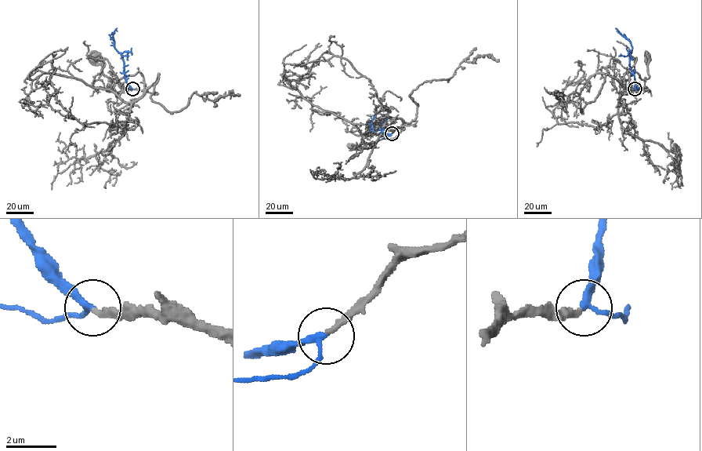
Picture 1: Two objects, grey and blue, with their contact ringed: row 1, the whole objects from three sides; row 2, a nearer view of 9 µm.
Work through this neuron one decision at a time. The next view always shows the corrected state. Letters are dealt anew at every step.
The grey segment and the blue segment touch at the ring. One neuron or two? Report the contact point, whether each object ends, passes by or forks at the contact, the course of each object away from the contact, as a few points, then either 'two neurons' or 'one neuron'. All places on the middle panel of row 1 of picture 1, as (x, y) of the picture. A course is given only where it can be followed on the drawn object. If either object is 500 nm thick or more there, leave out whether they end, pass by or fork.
at (392, 133); grey ends there; blue passes by; grey runs (391, 133), (403, 124), (403, 127), (394, 138), (381, 140), (370, 147), (352, 147); blue runs (391, 133), (384, 133), (382, 129), (374, 132), (371, 119), (376, 114); one neuron

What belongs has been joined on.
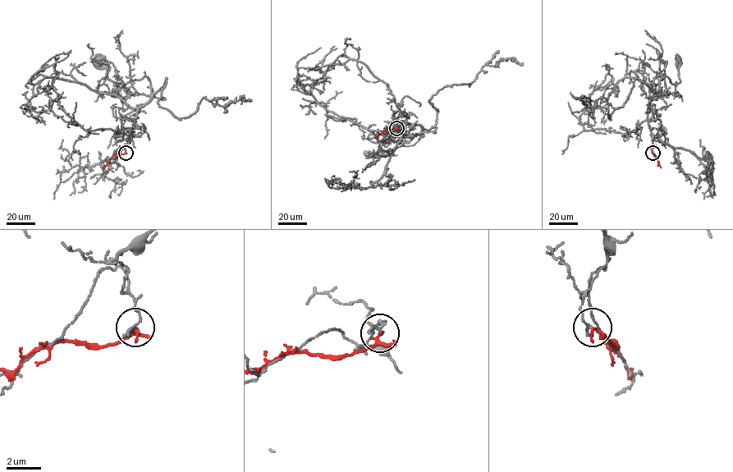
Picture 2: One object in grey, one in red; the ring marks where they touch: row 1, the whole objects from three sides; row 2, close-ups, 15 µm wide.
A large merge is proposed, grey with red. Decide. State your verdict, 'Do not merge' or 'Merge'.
Do not merge

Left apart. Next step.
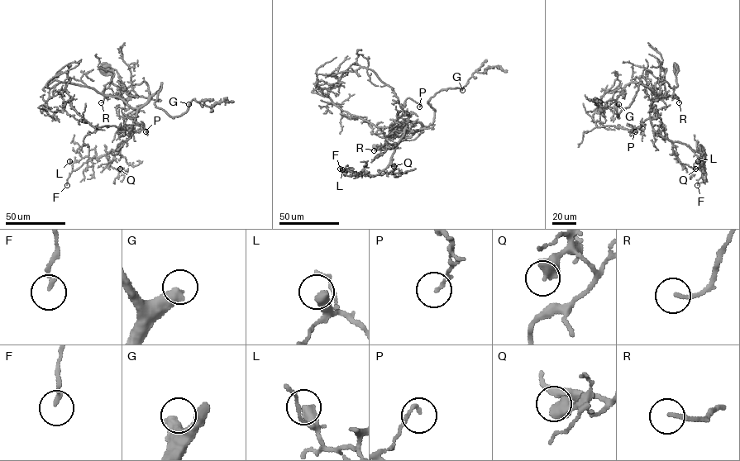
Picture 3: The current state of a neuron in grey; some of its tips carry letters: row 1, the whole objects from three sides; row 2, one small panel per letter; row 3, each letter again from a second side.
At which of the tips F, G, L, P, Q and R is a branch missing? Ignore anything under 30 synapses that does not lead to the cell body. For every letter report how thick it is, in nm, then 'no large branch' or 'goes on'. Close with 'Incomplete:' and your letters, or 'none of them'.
F: calibre 140 nm; no large branch
G: calibre 500 nm; goes on
L: calibre 480 nm; no large branch
P: calibre 130 nm; no large branch
Q: calibre 550 nm; no large branch
R: calibre 170 nm; goes on
Incomplete: G, R

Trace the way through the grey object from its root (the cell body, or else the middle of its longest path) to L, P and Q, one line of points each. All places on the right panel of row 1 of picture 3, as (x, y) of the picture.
L: (675, 68), (677, 85), (661, 84), (651, 102), (651, 122), (664, 137), (704, 156), (698, 161)
P: (675, 68), (677, 86), (662, 83), (651, 102), (650, 116), (636, 128), (627, 124), (635, 131)
Q: (675, 68), (677, 85), (661, 84), (651, 102), (651, 122), (664, 137), (702, 154), (702, 168), (695, 168)

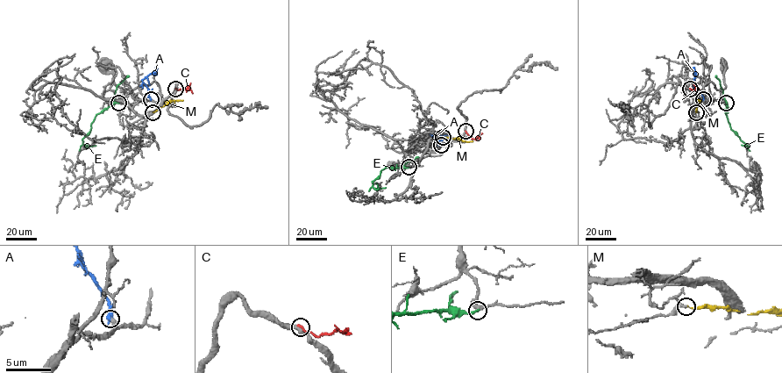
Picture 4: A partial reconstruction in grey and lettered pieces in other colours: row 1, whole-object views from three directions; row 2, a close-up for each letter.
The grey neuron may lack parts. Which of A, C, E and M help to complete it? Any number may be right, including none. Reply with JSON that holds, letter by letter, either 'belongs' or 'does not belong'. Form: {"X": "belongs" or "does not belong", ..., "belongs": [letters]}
{"A": "belongs", "C": "does not belong", "E": "does not belong", "M": "does not belong", "belongs": ["A"]}

